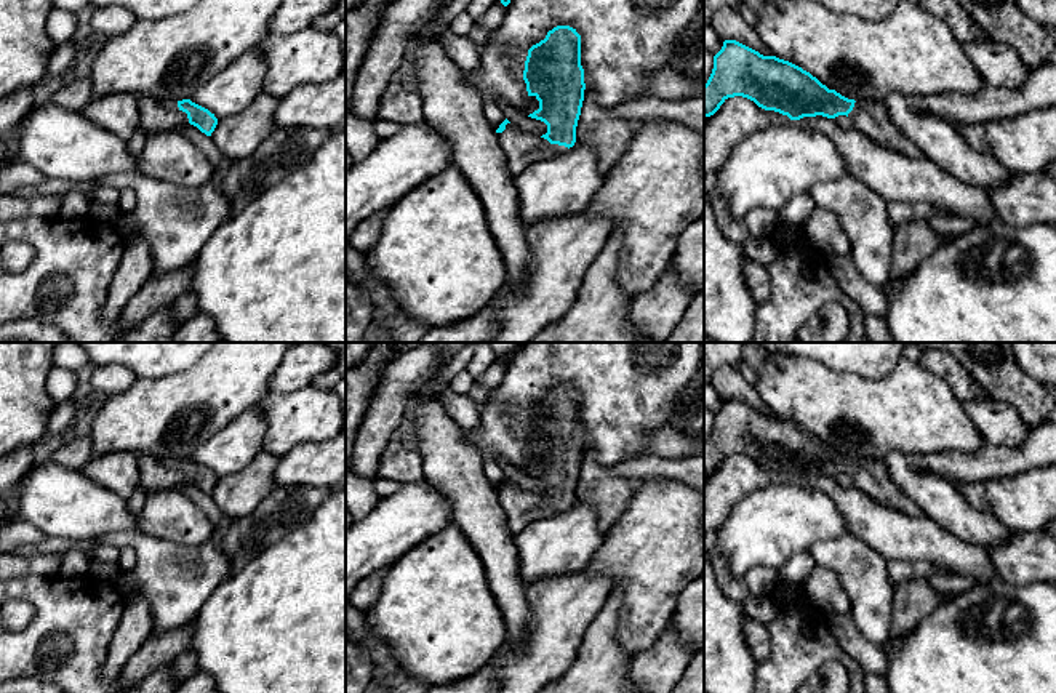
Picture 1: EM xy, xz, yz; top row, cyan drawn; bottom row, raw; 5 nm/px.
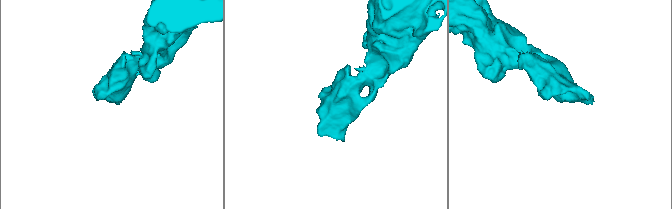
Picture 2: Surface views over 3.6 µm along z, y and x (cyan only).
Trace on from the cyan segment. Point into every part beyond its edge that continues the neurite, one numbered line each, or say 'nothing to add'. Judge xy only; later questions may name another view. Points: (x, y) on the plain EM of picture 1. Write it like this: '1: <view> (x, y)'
1: xy (156, 474)

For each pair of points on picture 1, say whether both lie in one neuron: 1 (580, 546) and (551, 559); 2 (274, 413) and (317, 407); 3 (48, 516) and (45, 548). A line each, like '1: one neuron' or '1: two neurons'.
1: one neuron
2: one neuron
3: two neurons

